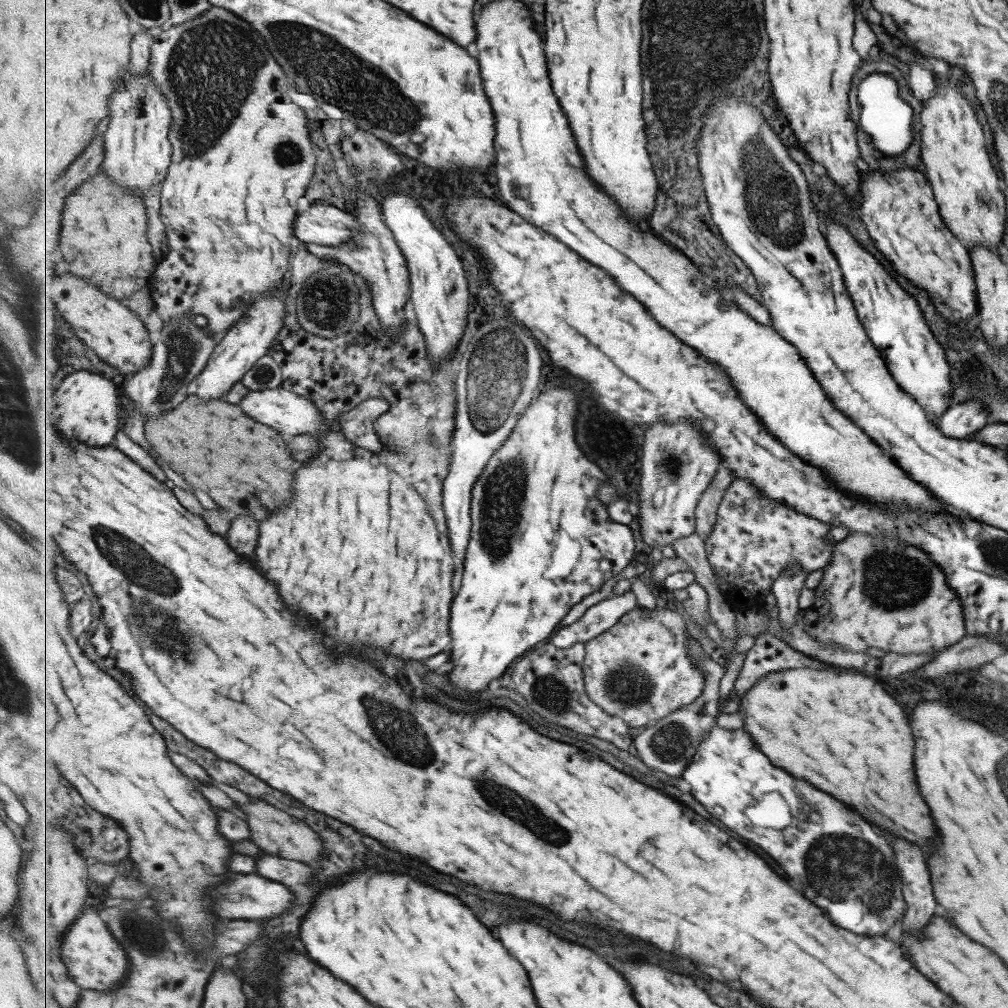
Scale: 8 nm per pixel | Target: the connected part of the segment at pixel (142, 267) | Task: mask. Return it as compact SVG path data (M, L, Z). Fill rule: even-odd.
M103 167L66 198L59 248L58 266L81 276L122 302L137 290L148 288L149 278L155 277L155 269L162 259L155 255L155 244L151 244L151 208L147 208L147 196L137 195L135 191L114 182Z

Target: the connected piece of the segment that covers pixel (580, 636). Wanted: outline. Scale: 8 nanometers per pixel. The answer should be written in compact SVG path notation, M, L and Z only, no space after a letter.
M629 591L623 596L613 596L589 607L573 624L560 628L551 638L558 648L573 647L577 642L587 643L616 626L623 616L639 608L637 596Z

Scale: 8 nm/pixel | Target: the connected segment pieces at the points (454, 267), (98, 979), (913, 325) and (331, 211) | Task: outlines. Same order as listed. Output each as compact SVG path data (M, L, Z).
M391 192L381 202L386 225L393 231L397 244L404 252L410 271L411 305L410 312L419 328L427 337L427 349L431 361L445 359L451 351L455 353L467 330L469 308L469 282L463 260L447 242L419 200L409 192Z
M87 910L75 919L75 923L71 923L71 927L67 929L67 935L63 937L59 953L73 980L83 988L111 990L127 974L127 968L129 968L127 954L121 948L121 944L113 938L113 934L109 932L107 926L103 922L103 918L99 916L99 912Z
M825 217L824 232L831 252L841 266L846 291L857 310L858 320L875 350L883 356L885 367L893 380L923 410L933 412L937 418L942 416L954 398L949 366L943 360L941 346L924 321L917 301L905 292L869 251L855 241L843 224L835 223L833 217Z
M323 200L311 202L310 208L301 212L294 224L294 232L302 242L330 247L353 241L359 231L361 231L361 224L355 220L350 210L339 209Z

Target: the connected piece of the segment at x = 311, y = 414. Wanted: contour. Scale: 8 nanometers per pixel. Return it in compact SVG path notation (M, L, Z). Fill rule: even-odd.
M283 386L262 391L249 391L239 405L243 409L243 412L247 413L250 418L271 428L275 428L275 430L283 433L286 437L294 437L295 435L305 433L319 436L327 433L329 427L331 427L329 426L329 422L327 422L327 418L318 410L317 404L313 400L287 390Z

